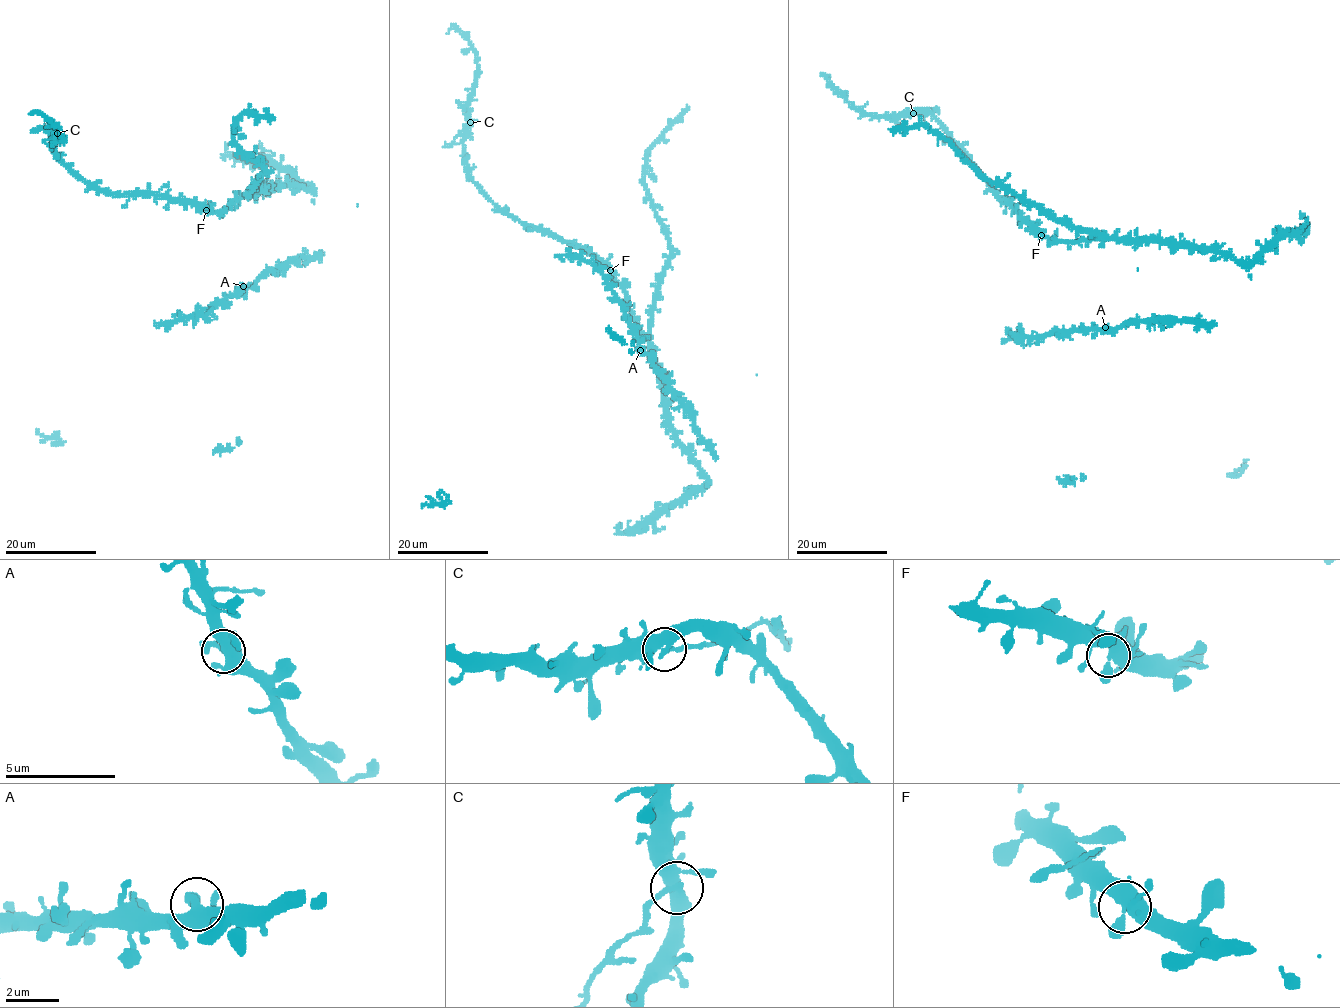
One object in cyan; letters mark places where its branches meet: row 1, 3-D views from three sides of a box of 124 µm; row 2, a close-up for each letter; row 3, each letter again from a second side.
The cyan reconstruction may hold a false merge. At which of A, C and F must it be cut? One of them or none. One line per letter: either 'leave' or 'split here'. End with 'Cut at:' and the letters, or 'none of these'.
A: leave
C: split here
F: leave
Cut at: C

